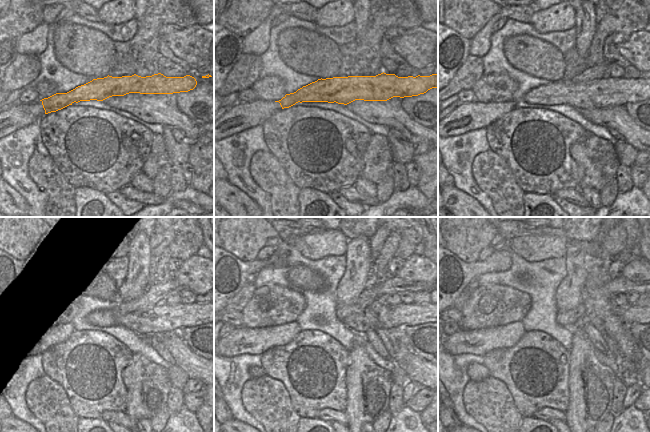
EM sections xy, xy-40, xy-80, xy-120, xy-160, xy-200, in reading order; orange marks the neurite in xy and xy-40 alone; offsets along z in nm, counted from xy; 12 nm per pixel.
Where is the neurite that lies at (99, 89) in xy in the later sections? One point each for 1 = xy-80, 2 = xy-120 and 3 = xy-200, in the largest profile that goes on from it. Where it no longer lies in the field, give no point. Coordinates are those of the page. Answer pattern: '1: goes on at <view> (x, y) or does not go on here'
1: goes on at xy-80 (607, 92)
2: goes on at xy-120 (163, 318)
3: goes on at xy-200 (632, 314)

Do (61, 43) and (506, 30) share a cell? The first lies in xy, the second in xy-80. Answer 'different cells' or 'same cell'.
different cells

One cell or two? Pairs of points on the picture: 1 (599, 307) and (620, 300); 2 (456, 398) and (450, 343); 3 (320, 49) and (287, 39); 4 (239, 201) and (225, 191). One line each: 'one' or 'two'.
1: two
2: two
3: one
4: one

